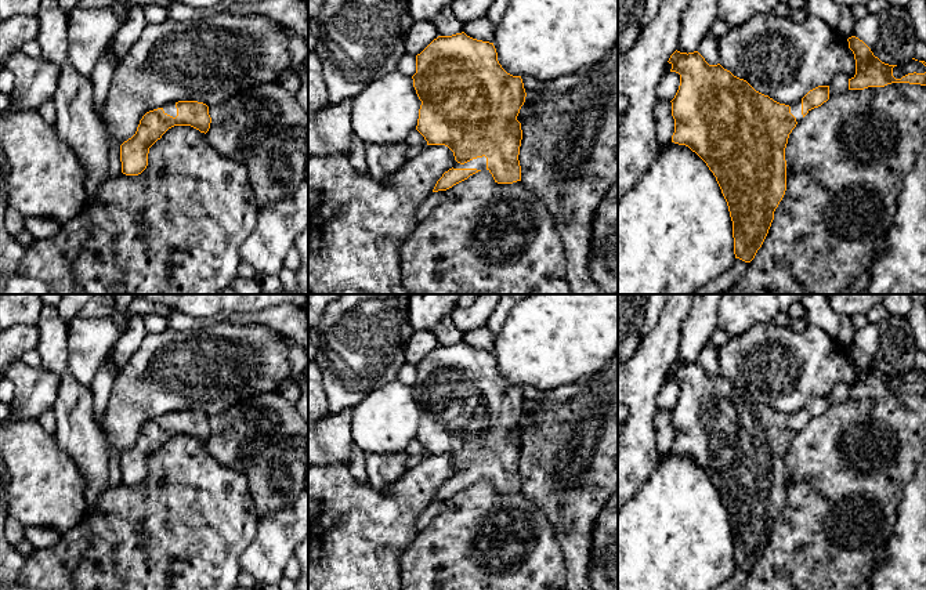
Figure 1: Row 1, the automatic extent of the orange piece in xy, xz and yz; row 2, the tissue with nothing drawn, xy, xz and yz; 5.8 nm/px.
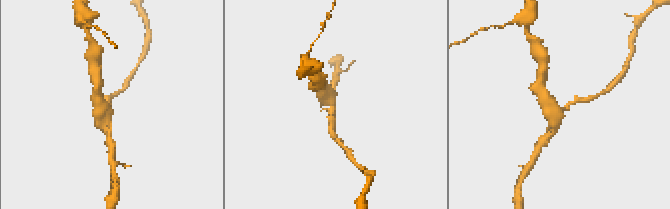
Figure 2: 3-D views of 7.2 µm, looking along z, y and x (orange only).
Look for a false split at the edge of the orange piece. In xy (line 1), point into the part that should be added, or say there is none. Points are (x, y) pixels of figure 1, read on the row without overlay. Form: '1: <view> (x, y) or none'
1: xy (169, 417)

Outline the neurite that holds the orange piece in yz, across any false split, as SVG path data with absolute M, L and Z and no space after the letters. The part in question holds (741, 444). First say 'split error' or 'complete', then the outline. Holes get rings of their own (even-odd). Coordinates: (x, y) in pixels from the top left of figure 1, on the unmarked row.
split error | M674 361L670 381L680 384L672 412L672 452L688 456L716 486L733 531L734 564L750 572L762 557L774 521L786 500L785 457L789 444L814 417L829 409L829 395L810 399L799 412L785 415L756 401L720 373L709 374L698 362Z

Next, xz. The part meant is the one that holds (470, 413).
split error | M464 341L438 345L416 365L412 388L422 410L416 439L427 455L448 456L457 471L442 484L433 502L446 500L484 478L498 493L521 491L522 439L517 426L527 402L521 386L507 383L499 373L493 352L473 348Z

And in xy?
split error | M198 410L169 412L162 417L147 421L135 444L120 455L122 482L138 485L148 475L149 457L174 435L191 435L207 442L211 427L209 416Z

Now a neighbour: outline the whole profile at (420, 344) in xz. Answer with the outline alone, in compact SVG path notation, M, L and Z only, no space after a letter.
M413 332L405 347L405 362L416 366L440 345L433 332Z

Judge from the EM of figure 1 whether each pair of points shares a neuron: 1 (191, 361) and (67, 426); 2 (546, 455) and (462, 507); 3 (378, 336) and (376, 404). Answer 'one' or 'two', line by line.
1: one
2: two
3: two

